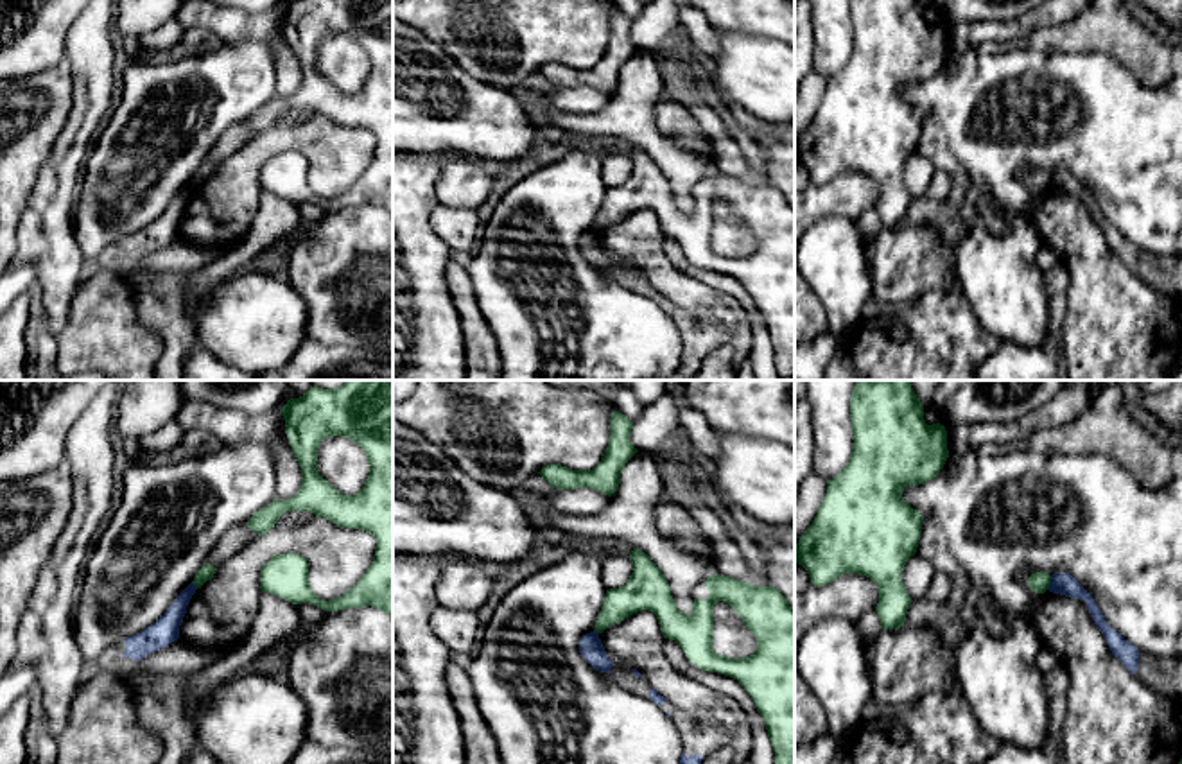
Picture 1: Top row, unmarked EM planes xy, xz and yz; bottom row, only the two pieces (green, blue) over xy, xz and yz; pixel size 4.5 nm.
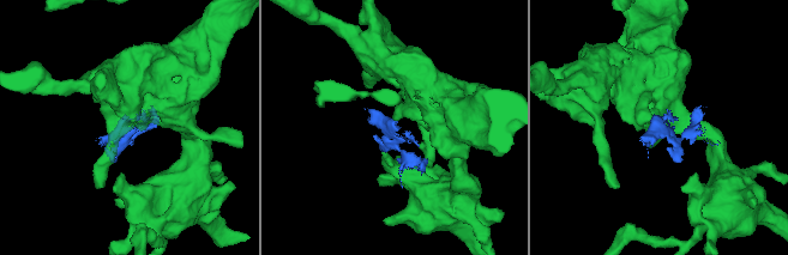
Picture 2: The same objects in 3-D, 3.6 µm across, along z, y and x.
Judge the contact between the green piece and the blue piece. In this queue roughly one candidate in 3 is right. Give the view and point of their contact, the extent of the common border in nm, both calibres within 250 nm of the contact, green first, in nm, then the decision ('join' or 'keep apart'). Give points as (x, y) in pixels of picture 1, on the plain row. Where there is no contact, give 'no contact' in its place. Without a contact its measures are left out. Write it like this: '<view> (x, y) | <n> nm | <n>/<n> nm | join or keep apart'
yz (1050, 180) | 70 nm | 90/100 nm | keep apart

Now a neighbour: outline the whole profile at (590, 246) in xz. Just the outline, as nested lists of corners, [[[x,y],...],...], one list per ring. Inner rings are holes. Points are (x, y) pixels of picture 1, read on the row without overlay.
[[[590,230],[583,233],[579,239],[579,251],[595,269],[610,273],[613,260],[608,256],[601,242],[599,231]]]

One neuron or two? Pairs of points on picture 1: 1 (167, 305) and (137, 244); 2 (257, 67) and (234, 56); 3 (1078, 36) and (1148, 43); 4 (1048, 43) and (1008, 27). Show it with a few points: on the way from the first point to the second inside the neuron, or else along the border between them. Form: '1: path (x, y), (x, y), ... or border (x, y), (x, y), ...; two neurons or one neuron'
1: path (153, 291), (131, 269), (131, 259); one neuron
2: path (252, 67), (244, 67), (239, 61); one neuron
3: path (1096, 36), (1123, 36), (1130, 42); one neuron
4: border (1071, 20), (1053, 27), (1041, 27), (1030, 38); two neurons

